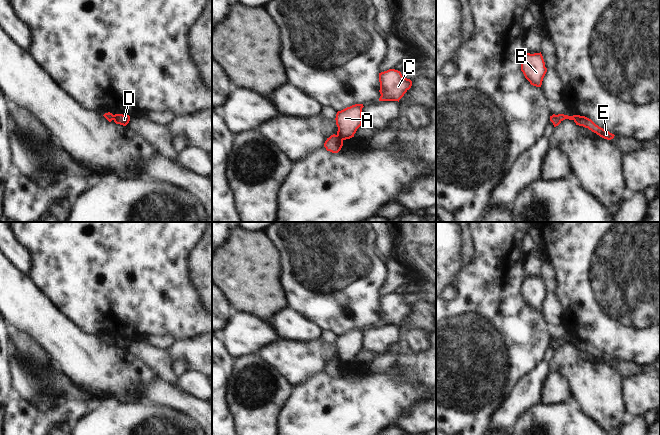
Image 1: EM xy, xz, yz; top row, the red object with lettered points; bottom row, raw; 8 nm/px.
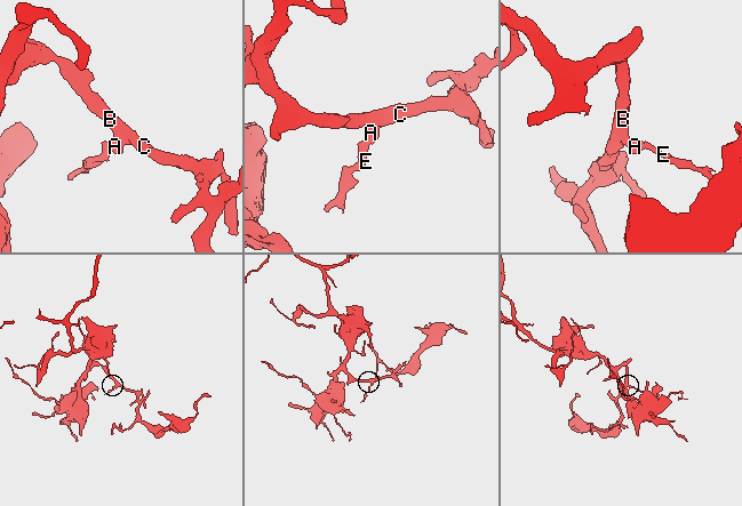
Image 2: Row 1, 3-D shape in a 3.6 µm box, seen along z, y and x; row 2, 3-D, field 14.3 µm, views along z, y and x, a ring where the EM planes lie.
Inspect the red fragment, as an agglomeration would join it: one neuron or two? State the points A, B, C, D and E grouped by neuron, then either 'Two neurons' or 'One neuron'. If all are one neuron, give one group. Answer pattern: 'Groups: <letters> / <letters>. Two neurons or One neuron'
Groups: A B C D / E. Two neurons

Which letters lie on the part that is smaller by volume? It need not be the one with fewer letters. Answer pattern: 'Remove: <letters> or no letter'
Remove: E

